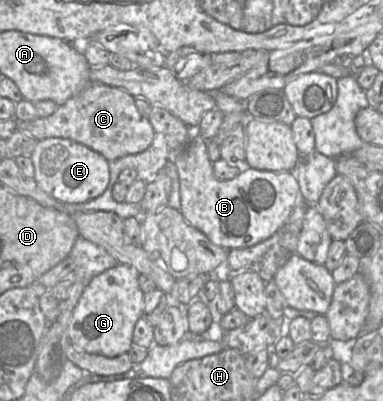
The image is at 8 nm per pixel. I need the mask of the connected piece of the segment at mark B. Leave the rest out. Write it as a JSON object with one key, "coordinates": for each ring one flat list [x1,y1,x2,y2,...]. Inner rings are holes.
{"coordinates":[[200,134,192,136,191,141,184,148,184,150,174,159,174,163,177,166,179,182,180,182,180,198,181,198,181,209,185,220,193,227,205,234,208,239,217,246,221,246,226,250,245,248,254,246,269,237,271,237,276,231,278,231,288,220,292,210,300,200,300,187,295,178,294,174,290,171,265,171,254,168,242,169,242,172,231,180,218,180,213,173,212,162,209,159,207,152,207,140,205,140]]}

